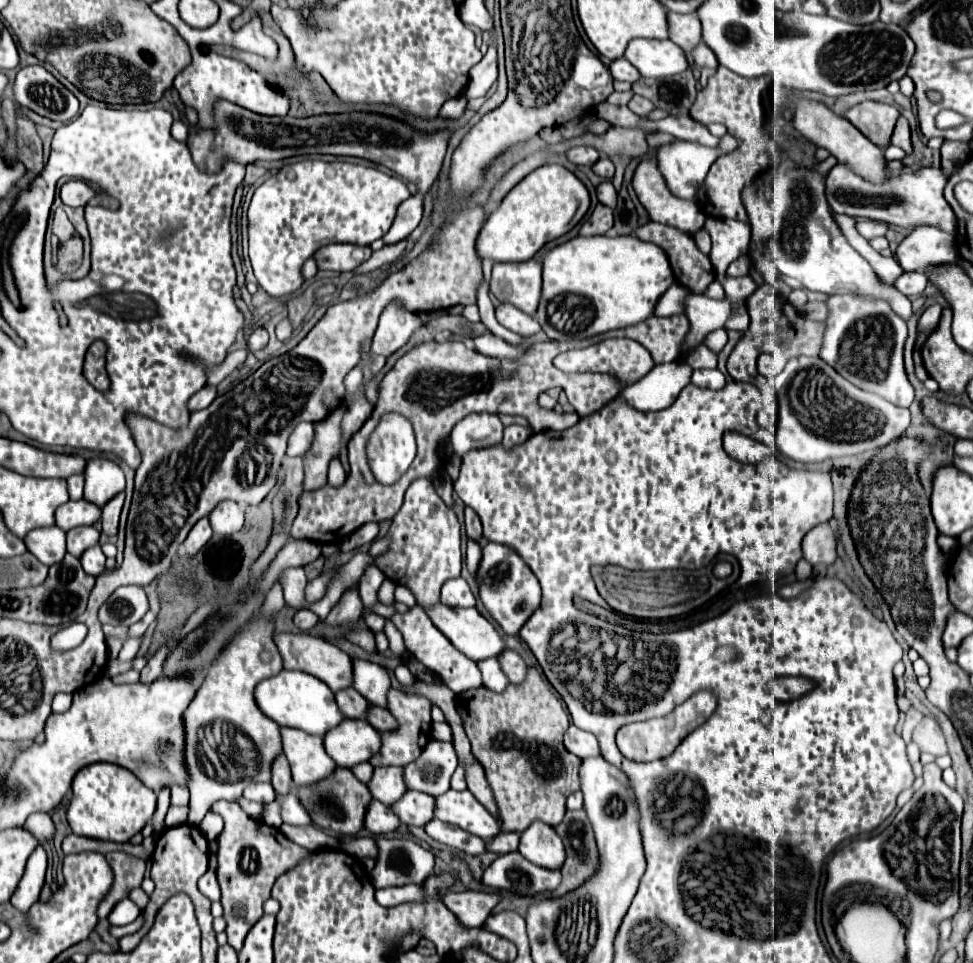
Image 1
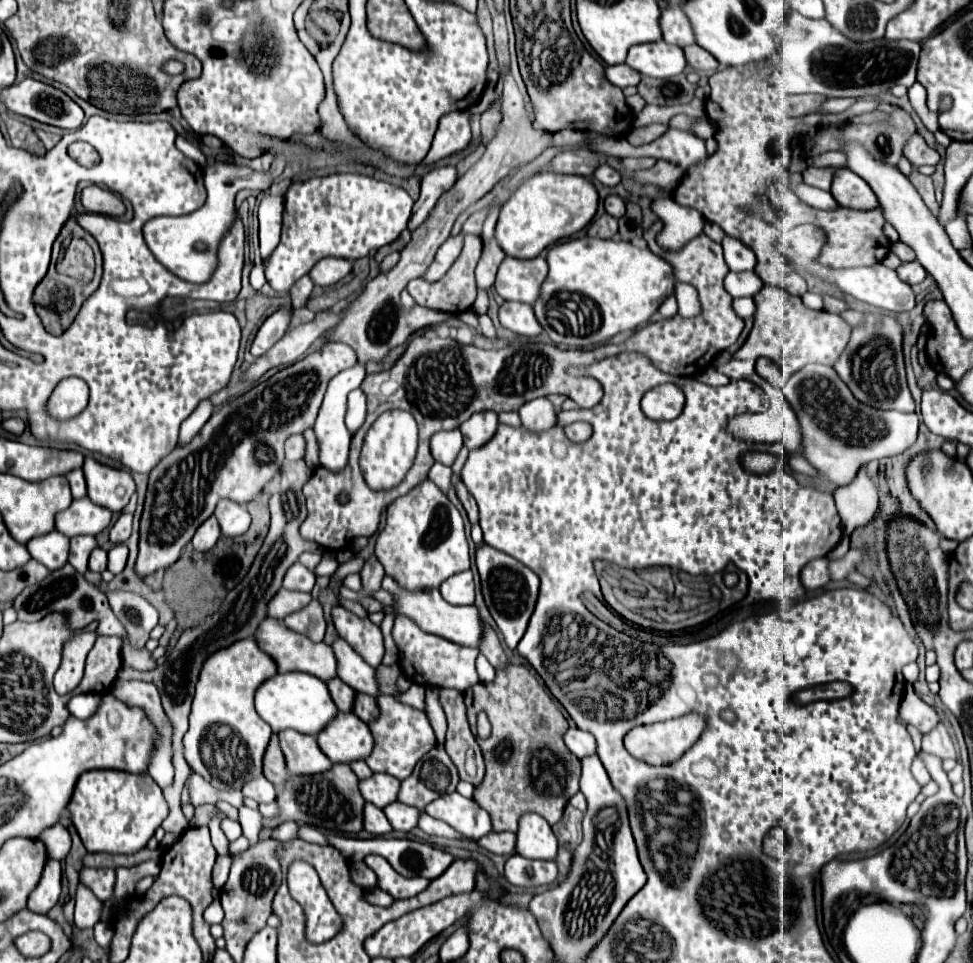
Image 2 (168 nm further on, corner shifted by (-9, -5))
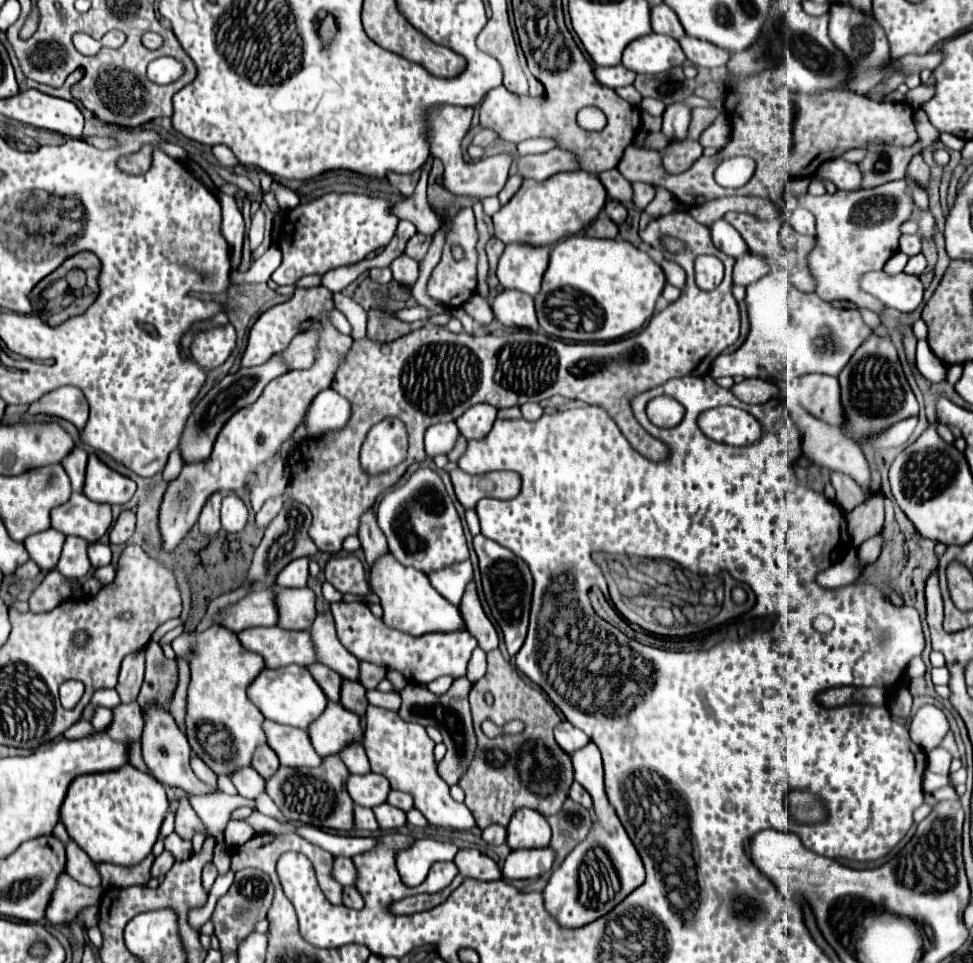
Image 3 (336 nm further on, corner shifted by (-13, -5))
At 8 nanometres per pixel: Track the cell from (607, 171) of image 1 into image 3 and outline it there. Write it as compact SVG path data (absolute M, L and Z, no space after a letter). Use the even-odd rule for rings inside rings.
M612 169L612 171L604 171L598 175L602 185L606 187L608 195L614 199L614 201L620 201L620 203L632 203L632 183L626 181L618 169Z

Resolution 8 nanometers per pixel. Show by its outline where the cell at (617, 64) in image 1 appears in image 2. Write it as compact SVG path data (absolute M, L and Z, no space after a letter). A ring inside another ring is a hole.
M620 63L620 65L612 65L612 67L606 67L606 79L610 83L614 83L616 87L624 89L628 85L638 85L640 83L640 73L632 67L628 67L626 63Z

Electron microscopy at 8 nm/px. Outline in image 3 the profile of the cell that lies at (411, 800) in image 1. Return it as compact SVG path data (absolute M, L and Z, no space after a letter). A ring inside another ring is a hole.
M382 803L382 805L374 807L372 811L374 811L374 817L382 831L390 831L390 829L398 829L398 827L406 825L406 813L400 809L394 809L388 803Z

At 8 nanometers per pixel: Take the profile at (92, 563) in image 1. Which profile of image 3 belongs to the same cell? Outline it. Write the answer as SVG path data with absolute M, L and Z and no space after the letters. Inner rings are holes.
M92 543L88 547L88 559L90 559L94 569L102 567L102 565L108 565L110 563L110 547L102 545L102 543Z

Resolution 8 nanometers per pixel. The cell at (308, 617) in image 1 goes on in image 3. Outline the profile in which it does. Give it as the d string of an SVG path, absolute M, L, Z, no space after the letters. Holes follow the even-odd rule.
M272 585L272 589L278 605L278 627L296 631L310 629L316 617L316 597L312 589L282 589L280 585Z

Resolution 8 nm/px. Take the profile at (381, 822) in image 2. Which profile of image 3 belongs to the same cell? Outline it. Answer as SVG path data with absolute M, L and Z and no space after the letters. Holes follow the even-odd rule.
M354 805L354 827L356 827L356 829L378 831L378 823L374 821L374 813L372 813L372 809Z

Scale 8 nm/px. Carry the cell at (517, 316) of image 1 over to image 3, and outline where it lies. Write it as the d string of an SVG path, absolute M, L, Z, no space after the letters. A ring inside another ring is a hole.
M504 289L496 295L494 303L494 317L510 329L530 329L538 331L538 321L534 313L534 301L522 291L516 289Z

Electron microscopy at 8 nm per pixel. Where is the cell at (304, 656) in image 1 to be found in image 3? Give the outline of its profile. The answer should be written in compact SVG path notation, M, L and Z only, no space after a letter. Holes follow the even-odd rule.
M252 627L238 633L238 641L248 651L264 657L268 669L286 665L310 665L316 663L314 647L310 645L308 631L286 631L280 627Z

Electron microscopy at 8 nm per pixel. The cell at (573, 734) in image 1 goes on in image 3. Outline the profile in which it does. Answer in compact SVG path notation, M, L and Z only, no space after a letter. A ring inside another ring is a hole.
M562 721L562 723L558 723L554 727L554 737L556 737L556 743L566 753L574 753L574 749L582 749L582 745L590 743L590 739L586 737L586 733L582 733L574 725L570 725L568 721Z

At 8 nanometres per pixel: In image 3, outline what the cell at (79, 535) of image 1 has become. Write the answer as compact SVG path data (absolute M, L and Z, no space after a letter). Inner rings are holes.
M66 537L60 561L56 565L56 569L70 579L82 579L88 575L90 571L90 561L86 555L88 549L88 541L82 541L78 537Z

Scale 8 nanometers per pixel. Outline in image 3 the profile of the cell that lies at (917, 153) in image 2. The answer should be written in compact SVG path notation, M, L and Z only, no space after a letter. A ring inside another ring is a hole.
M922 155L914 157L908 165L908 177L912 181L916 181L922 189L928 189L928 183L930 183L930 169L928 165L922 161Z

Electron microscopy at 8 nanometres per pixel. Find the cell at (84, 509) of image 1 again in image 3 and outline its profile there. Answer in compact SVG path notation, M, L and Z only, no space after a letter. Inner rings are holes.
M72 493L72 497L50 511L50 525L64 533L82 537L88 543L96 543L110 527L112 511L106 503L94 503L84 493Z

